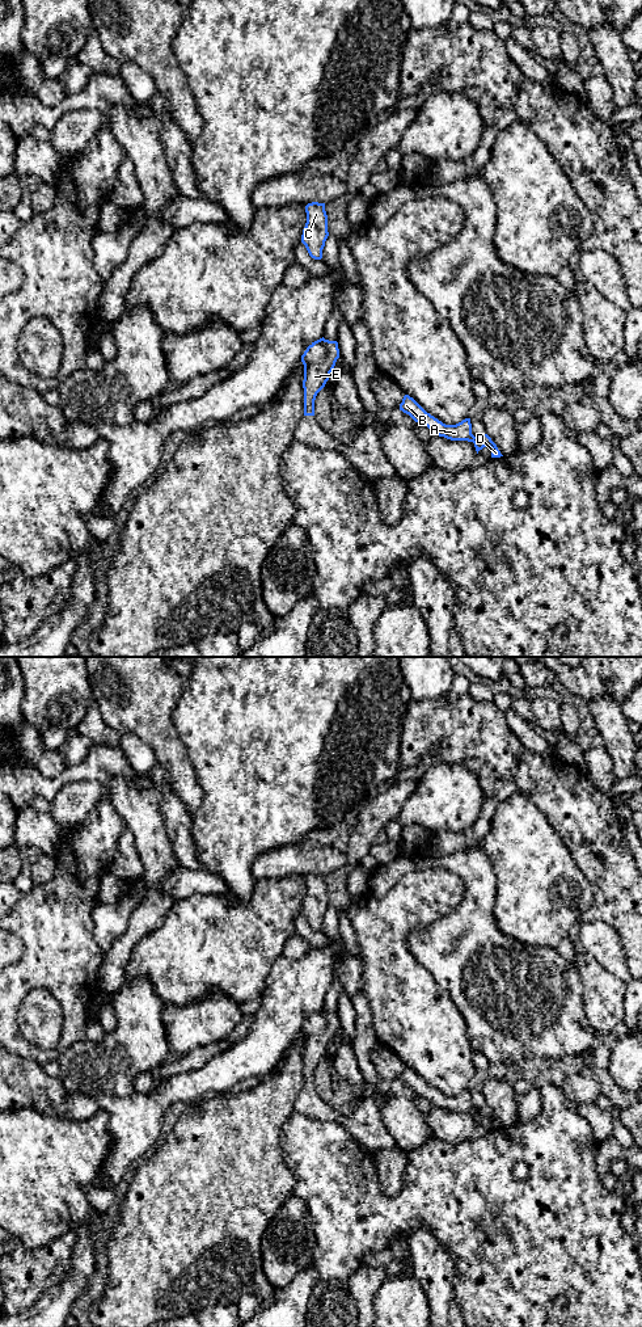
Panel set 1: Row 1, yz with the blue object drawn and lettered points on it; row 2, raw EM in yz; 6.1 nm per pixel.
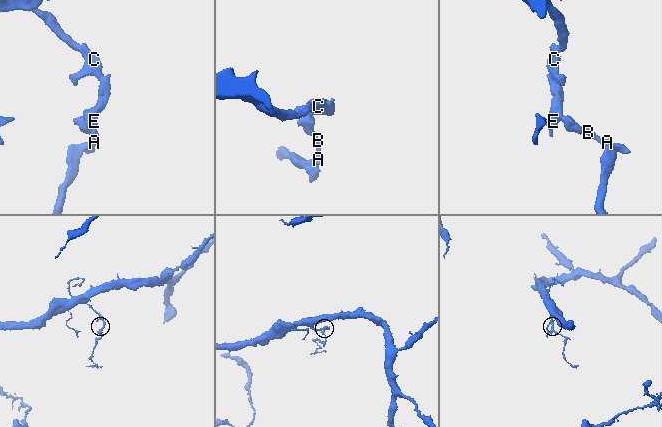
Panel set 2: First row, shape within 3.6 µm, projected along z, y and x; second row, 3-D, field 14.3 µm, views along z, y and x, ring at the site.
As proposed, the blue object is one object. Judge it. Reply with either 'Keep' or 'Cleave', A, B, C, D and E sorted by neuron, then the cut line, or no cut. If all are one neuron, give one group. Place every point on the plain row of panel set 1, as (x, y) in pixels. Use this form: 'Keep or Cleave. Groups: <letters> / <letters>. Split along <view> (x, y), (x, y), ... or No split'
Keep. Groups: A B C D E. No split

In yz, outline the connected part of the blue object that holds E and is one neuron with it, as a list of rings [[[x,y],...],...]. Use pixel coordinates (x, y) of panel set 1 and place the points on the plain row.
[[[324,1008],[312,1014],[301,1027],[304,1036],[304,1087],[314,1087],[316,1067],[329,1052],[338,1029],[338,1014]]]

